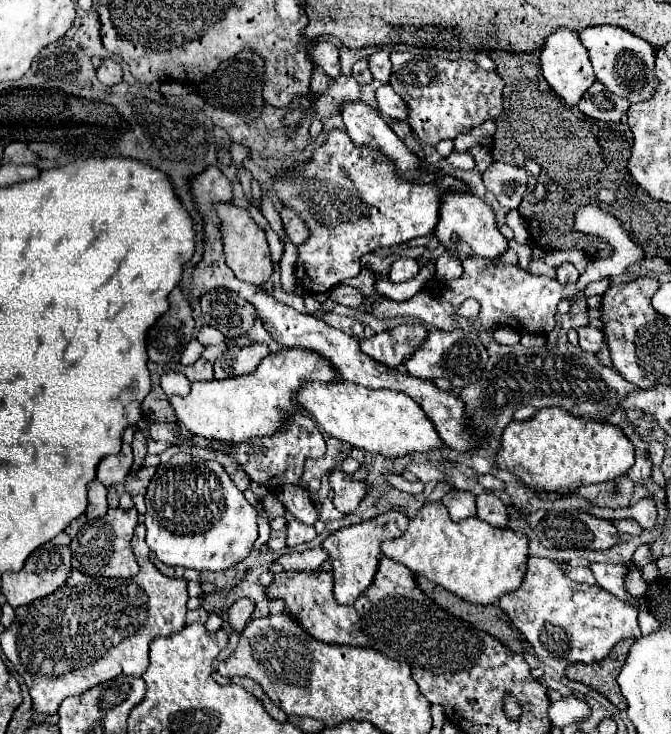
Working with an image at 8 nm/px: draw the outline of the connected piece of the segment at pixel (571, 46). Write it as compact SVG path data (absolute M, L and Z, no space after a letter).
M559 28L555 30L543 44L541 48L541 68L543 68L543 76L545 80L551 84L551 88L567 102L567 104L577 104L581 100L581 96L591 88L591 84L595 82L595 74L593 74L593 66L587 54L587 48L583 46L583 42L579 40L579 34L567 28Z

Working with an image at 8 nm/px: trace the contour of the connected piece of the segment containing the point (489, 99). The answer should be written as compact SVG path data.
M393 52L391 54L393 62L393 72L391 72L391 88L407 102L411 114L409 114L409 126L417 134L417 138L423 144L439 144L441 140L447 138L457 138L459 134L465 134L477 124L483 124L485 120L493 120L501 114L503 102L501 102L501 92L503 92L503 80L499 78L497 72L487 72L475 62L469 60L441 60L441 58L427 58L419 60L411 52Z

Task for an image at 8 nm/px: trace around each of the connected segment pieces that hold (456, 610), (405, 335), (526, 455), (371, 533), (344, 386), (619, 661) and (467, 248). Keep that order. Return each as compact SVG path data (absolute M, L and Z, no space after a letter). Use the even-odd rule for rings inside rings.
M417 576L417 582L419 582L419 588L425 594L429 594L429 598L435 598L435 602L439 602L439 606L445 606L445 610L449 610L451 614L485 630L487 634L491 634L493 638L497 638L499 642L509 646L513 652L523 654L529 650L523 634L519 630L515 630L513 622L507 618L507 614L497 604L487 604L487 606L471 604L455 594L449 594L445 588L441 588L439 584L435 584L423 576Z
M415 322L415 326L399 324L363 340L361 350L367 352L367 356L371 356L373 360L395 368L421 348L421 342L427 338L427 334L429 330L421 322Z
M549 406L537 410L537 414L525 422L509 422L501 436L501 450L497 454L495 466L499 470L507 470L515 474L523 484L527 484L535 492L569 492L573 488L597 482L617 480L619 476L627 474L633 466L633 444L621 432L619 426L597 422L587 416L573 416L561 406Z
M389 510L377 518L347 528L339 528L337 532L331 532L325 538L323 548L329 552L329 562L333 564L333 576L335 576L333 592L339 604L353 604L371 586L381 560L381 548L379 548L381 542L399 538L407 530L407 522L409 518L403 510Z
M309 382L303 390L299 390L299 394L295 394L295 402L313 414L323 432L329 436L349 442L353 448L387 458L409 456L413 452L425 454L445 446L421 406L403 392L367 390L351 382Z
M623 638L611 648L611 654L603 658L603 662L595 664L569 664L567 666L567 678L581 682L585 686L595 688L605 698L609 698L617 708L627 708L627 702L619 690L617 674L623 668L623 662L627 658L627 652L631 648L631 638Z
M471 192L467 194L445 194L443 206L439 212L439 224L435 228L435 236L445 246L447 252L455 252L459 260L477 256L487 260L499 260L507 252L507 240L497 228L497 220L493 210Z

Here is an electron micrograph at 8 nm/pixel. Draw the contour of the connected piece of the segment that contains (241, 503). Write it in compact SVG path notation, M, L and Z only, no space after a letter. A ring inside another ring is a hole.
M177 452L165 464L157 466L155 476L149 482L145 494L145 526L147 526L147 546L163 564L183 566L193 570L209 570L221 572L227 570L247 558L257 540L257 512L255 508L243 500L243 494L235 492L229 498L229 506L233 512L227 512L227 472L219 462L213 460L197 460L189 452Z

